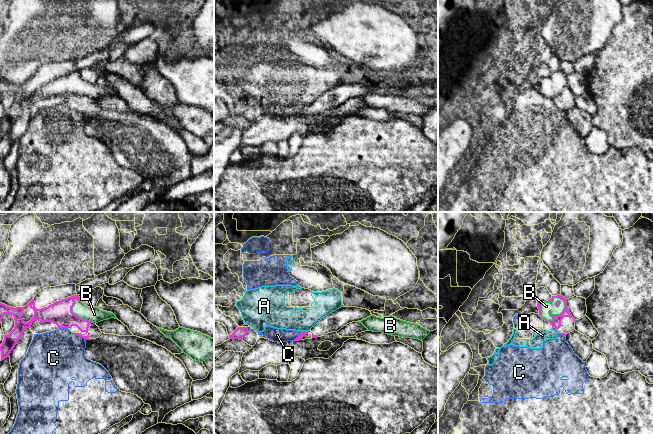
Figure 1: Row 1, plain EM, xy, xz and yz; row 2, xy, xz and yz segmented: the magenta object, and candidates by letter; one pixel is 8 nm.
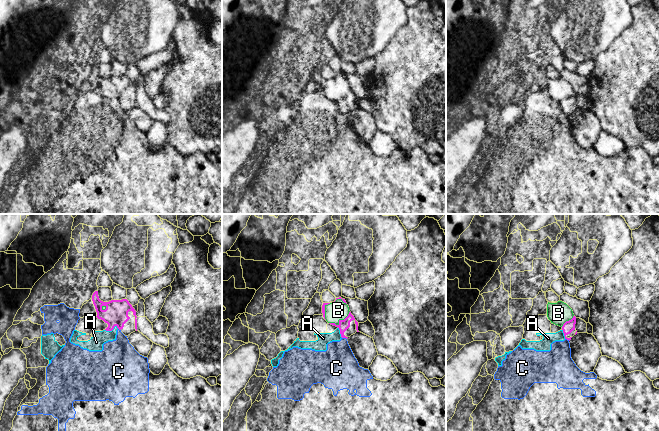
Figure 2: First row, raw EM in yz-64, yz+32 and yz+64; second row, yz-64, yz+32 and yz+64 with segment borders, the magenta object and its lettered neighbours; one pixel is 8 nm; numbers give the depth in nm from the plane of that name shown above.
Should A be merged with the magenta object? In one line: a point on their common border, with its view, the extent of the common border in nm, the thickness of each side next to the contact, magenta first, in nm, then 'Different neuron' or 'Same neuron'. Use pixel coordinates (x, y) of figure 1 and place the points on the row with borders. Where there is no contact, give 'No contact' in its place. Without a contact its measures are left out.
Touches magenta at yz (555, 327). Shared border 50 nm. Thickness 70 nm (magenta) against 100 nm. Different neuron

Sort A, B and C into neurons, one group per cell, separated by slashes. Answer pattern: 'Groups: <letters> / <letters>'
Groups: A C / B

